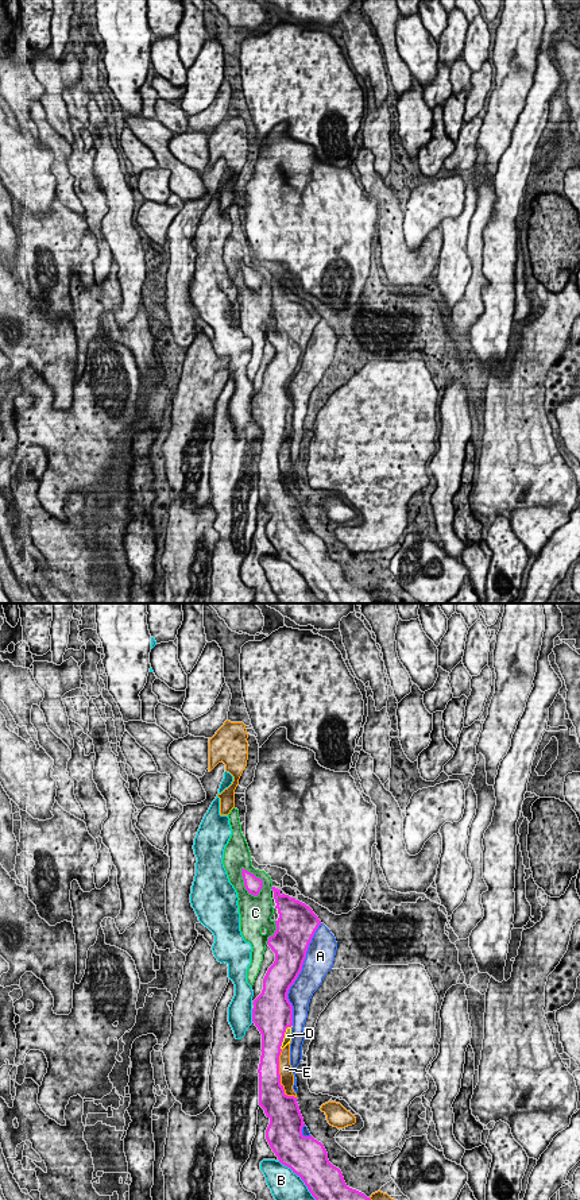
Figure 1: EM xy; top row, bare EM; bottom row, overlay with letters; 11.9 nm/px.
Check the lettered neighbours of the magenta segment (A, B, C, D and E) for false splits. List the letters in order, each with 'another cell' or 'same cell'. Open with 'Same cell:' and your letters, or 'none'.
Same cell: D
A: another cell
B: another cell
C: another cell
D: same cell
E: another cell

